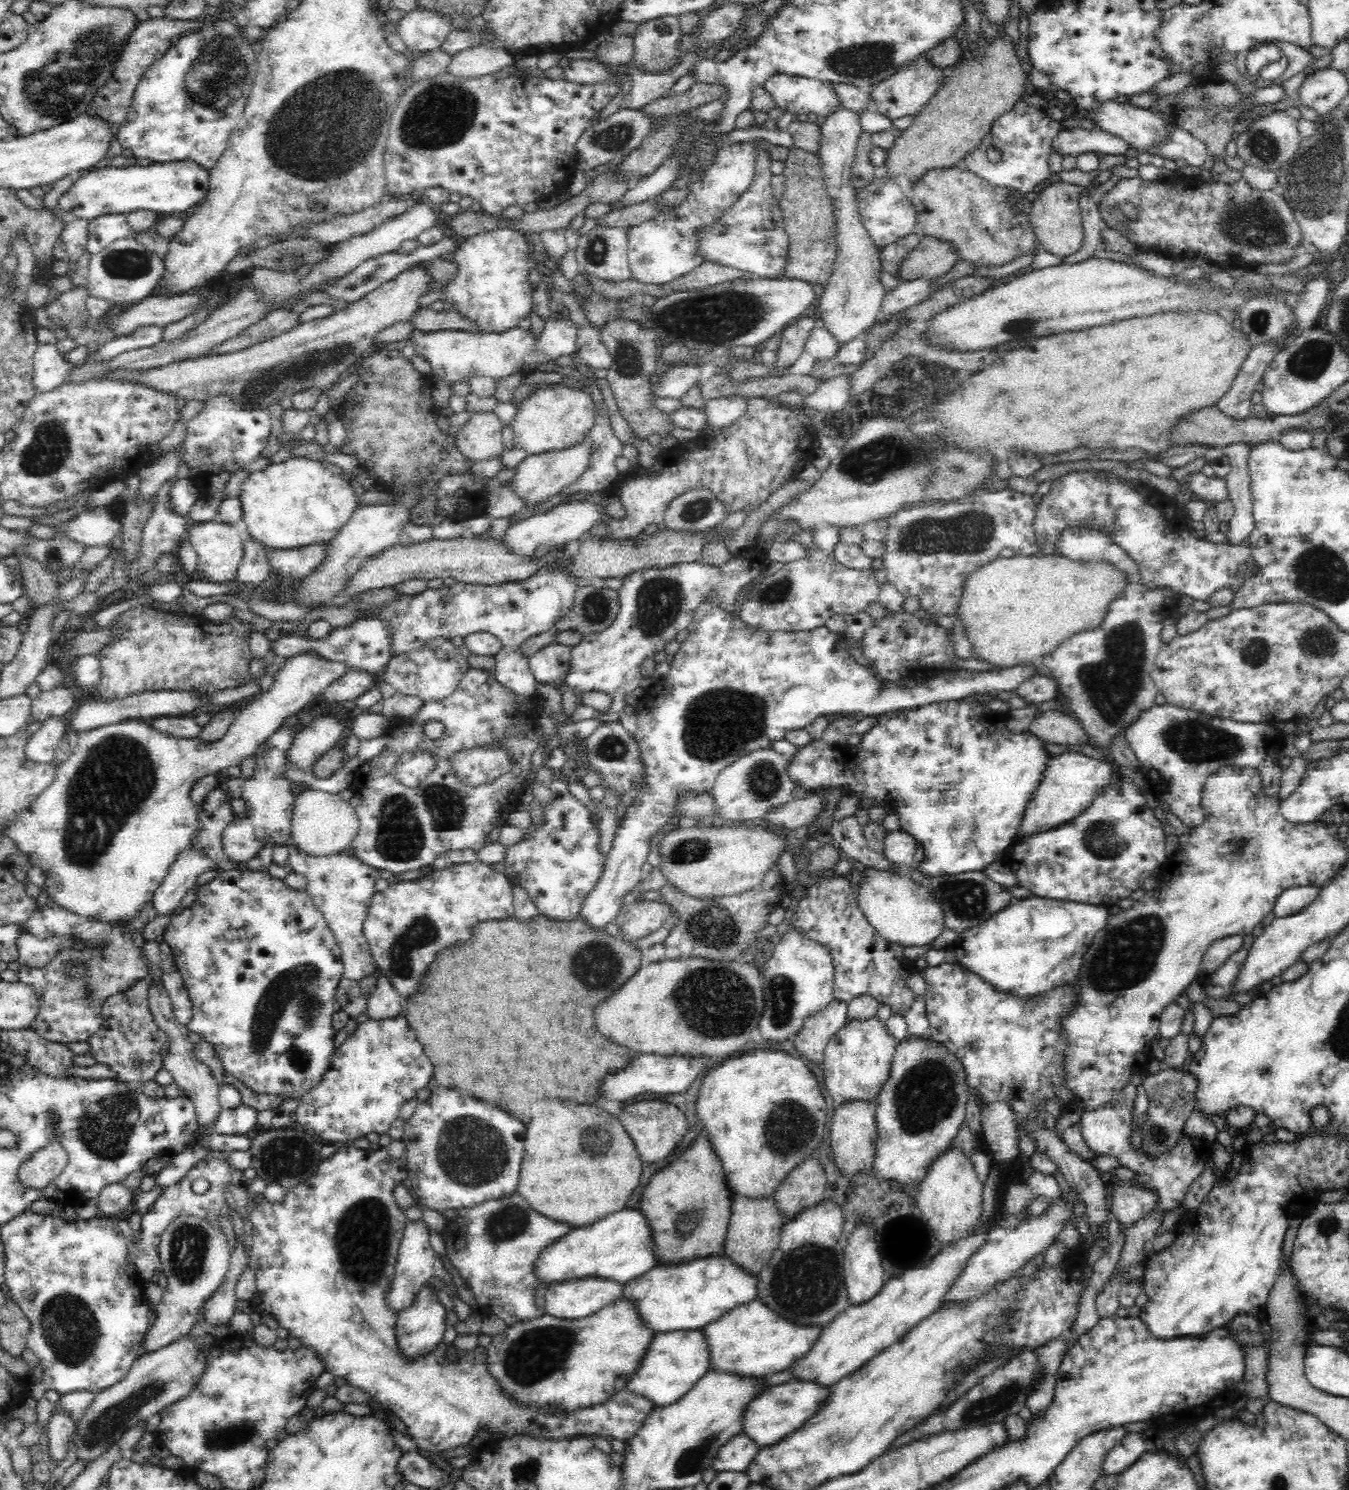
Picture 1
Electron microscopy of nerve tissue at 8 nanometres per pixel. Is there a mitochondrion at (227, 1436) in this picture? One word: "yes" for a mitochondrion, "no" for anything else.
yes

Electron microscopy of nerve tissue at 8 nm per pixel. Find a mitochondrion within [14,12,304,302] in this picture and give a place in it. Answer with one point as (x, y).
(49, 91)

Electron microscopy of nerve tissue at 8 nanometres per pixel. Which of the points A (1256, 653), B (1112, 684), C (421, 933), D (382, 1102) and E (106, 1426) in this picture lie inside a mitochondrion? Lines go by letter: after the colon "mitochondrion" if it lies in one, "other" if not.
A: mitochondrion
B: mitochondrion
C: mitochondrion
D: other
E: mitochondrion

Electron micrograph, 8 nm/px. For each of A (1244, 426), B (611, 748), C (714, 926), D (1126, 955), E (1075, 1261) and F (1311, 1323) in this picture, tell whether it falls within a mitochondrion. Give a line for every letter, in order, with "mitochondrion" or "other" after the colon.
A: other
B: mitochondrion
C: mitochondrion
D: mitochondrion
E: other
F: other

